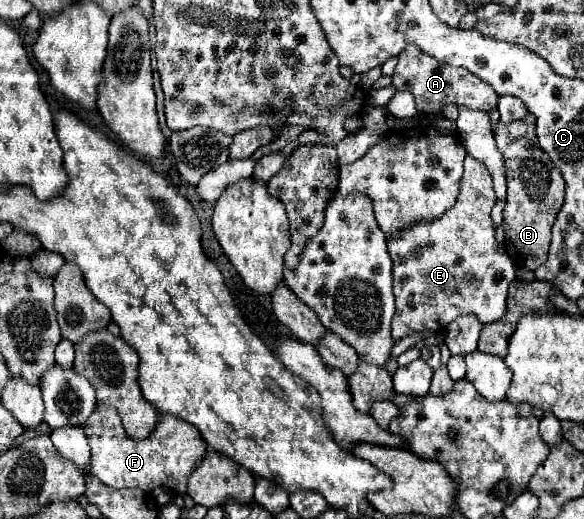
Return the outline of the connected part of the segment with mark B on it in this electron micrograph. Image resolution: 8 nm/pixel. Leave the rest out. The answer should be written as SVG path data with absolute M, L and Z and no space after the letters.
M524 120L512 124L498 124L494 140L504 156L508 198L504 208L504 246L514 264L526 270L536 270L546 262L550 246L550 230L556 214L564 202L564 178L552 164L550 156L538 146L536 130Z

